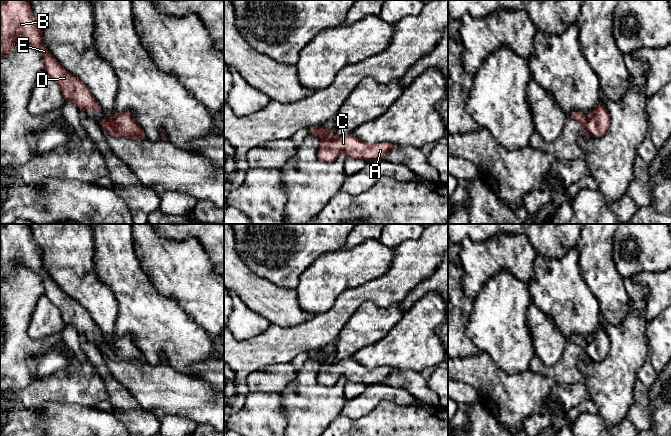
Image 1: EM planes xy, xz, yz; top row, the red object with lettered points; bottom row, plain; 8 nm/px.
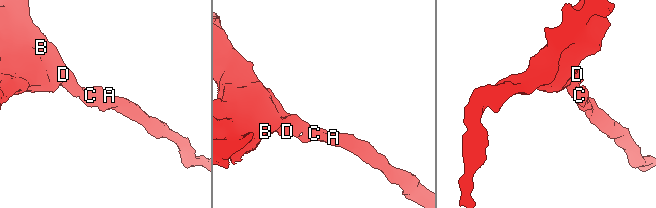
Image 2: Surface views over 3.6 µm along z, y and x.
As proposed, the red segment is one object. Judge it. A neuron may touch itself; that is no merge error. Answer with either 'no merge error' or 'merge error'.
no merge error

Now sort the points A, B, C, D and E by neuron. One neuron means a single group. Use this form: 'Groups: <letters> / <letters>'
Groups: A B C D E

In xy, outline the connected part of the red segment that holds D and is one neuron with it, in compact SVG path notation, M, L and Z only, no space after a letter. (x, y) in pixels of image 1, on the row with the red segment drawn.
M0 0L0 57L16 48L17 38L43 55L43 71L60 86L65 102L74 102L79 110L86 113L90 109L102 112L89 88L66 71L45 48L41 25L35 18L29 1Z

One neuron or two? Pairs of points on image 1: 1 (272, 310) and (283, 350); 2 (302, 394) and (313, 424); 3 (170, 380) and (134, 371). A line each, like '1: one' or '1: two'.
1: two
2: one
3: one

